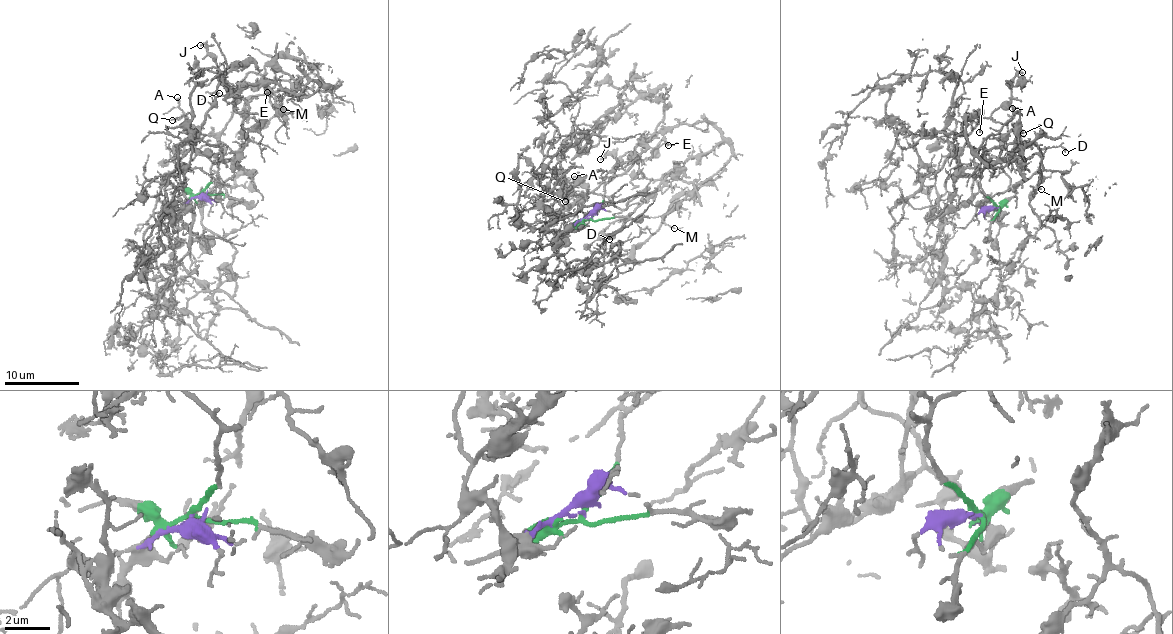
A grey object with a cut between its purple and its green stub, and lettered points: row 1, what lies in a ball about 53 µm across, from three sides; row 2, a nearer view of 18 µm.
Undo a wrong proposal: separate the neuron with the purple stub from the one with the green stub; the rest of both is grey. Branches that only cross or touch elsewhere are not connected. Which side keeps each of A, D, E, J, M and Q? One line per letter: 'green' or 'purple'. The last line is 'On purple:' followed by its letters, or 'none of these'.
A: green
D: green
E: green
J: green
M: green
Q: green
On purple: none of these

